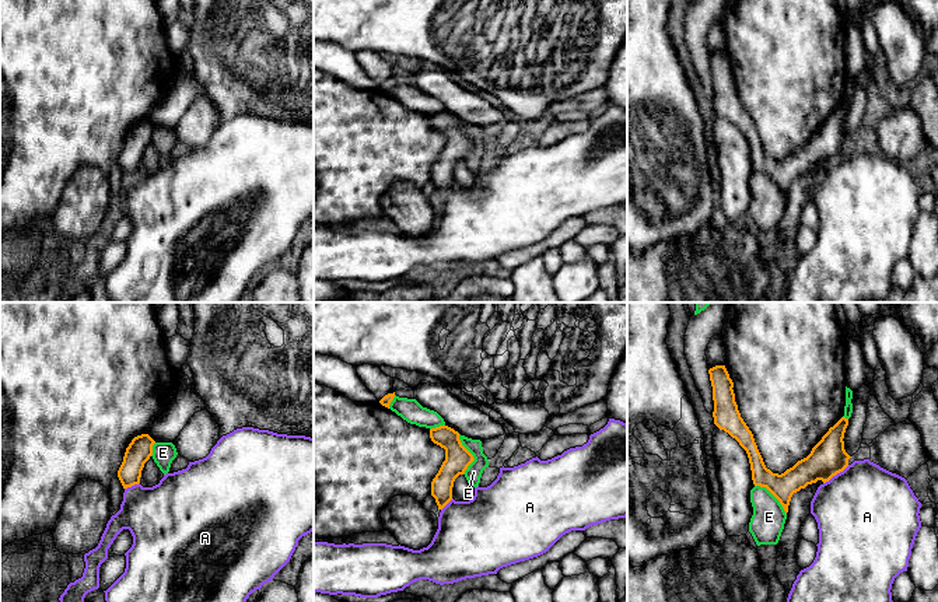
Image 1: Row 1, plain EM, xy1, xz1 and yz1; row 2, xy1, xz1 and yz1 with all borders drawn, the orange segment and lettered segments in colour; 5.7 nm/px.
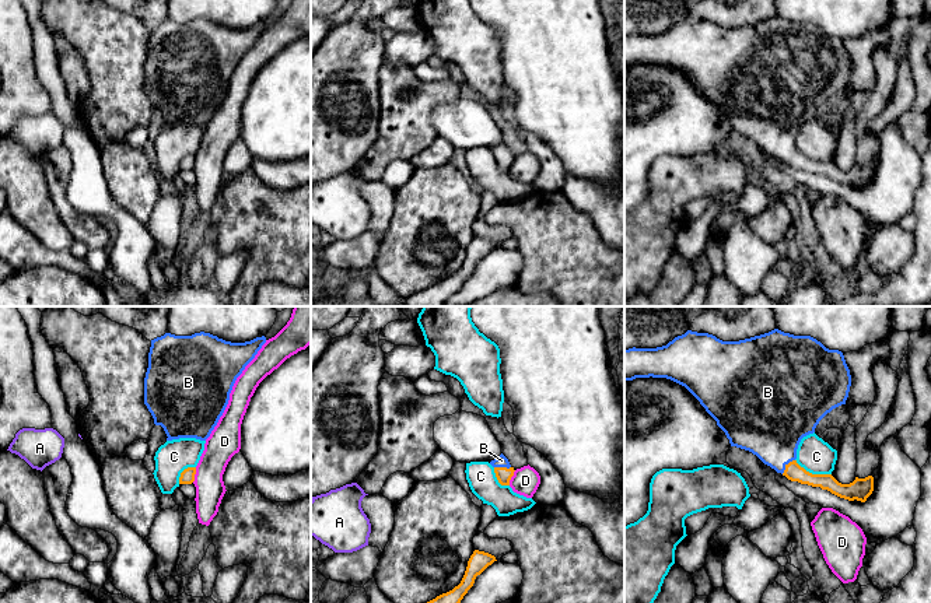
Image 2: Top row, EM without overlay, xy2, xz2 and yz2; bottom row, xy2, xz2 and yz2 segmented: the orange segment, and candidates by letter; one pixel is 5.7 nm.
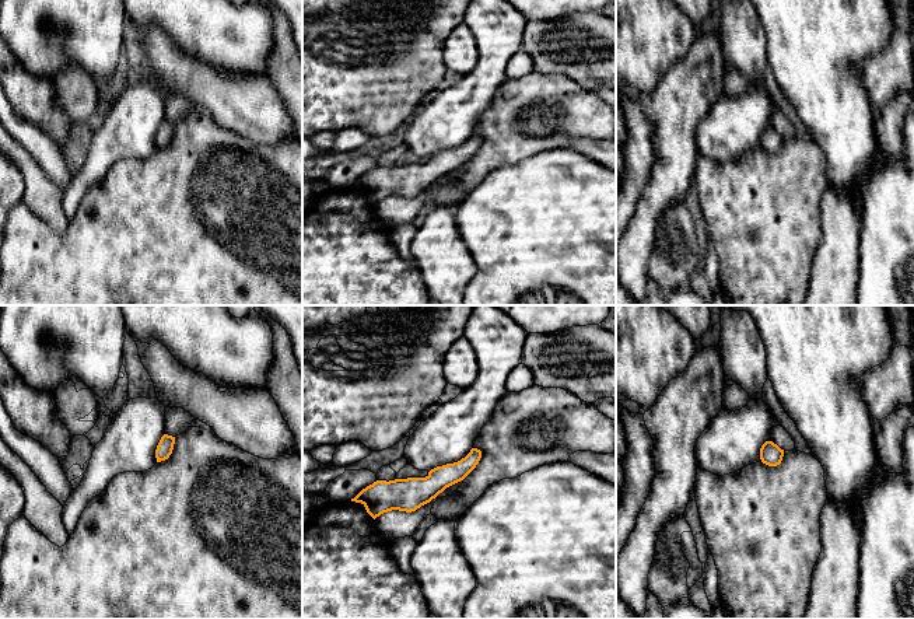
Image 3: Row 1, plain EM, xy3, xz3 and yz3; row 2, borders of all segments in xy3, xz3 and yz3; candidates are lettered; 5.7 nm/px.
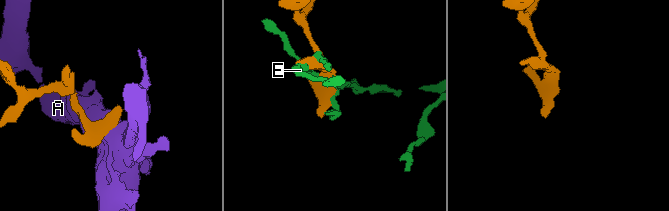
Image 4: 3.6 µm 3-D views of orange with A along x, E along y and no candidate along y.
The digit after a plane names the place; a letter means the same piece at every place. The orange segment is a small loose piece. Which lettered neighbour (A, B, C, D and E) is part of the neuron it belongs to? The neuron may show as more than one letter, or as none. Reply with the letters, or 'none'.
B

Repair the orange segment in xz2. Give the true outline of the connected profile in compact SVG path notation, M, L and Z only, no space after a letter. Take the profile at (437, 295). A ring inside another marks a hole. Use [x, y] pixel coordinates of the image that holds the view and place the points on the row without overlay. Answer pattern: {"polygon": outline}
{"polygon": "M475 236L458 273L419 294L407 297L400 306L445 306L447 301L461 290L463 283L473 273L476 263L494 248L497 248L494 242Z"}

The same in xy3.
{"polygon": "M164 120L157 132L155 144L157 148L165 147L172 140L175 123Z"}

